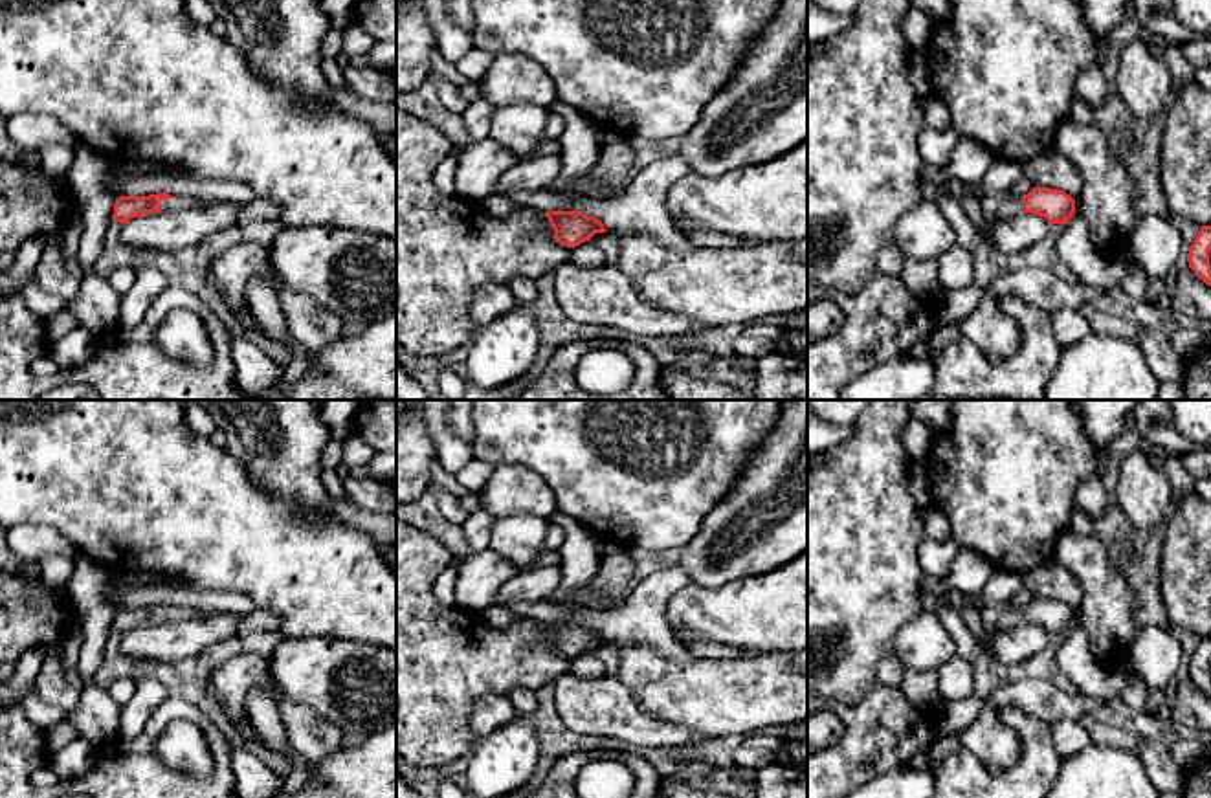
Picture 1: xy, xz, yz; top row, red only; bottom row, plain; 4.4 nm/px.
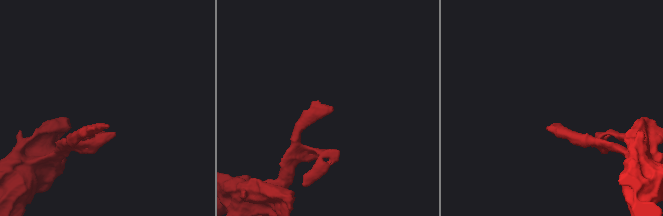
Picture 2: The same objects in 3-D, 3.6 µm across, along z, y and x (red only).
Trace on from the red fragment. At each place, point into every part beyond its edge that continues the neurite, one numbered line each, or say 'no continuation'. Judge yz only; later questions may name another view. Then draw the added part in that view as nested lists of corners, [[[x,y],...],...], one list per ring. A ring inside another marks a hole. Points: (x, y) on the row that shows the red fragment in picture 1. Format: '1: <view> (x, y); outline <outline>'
1: yz (1011, 206); outline [[[1011,194],[1009,198],[1002,202],[994,218],[1013,218],[1018,213],[1022,213],[1022,196]]]

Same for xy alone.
1: xy (175, 202); outline [[[171,196],[161,200],[160,204],[161,204],[161,211],[189,211],[204,205],[194,196]]]

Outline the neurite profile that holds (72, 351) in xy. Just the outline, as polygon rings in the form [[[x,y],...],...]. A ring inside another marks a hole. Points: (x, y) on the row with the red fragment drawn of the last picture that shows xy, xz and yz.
[[[77,327],[61,339],[50,343],[48,354],[61,367],[61,371],[73,371],[83,367],[95,352],[97,338]]]

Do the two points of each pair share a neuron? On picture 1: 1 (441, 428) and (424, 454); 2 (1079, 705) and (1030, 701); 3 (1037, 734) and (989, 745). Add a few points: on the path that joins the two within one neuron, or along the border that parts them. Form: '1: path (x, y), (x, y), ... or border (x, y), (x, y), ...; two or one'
1: border (422, 419), (437, 457); two
2: path (1066, 705), (1048, 705), (1043, 701); one
3: border (1050, 723), (1004, 707), (1021, 753), (993, 773); two

